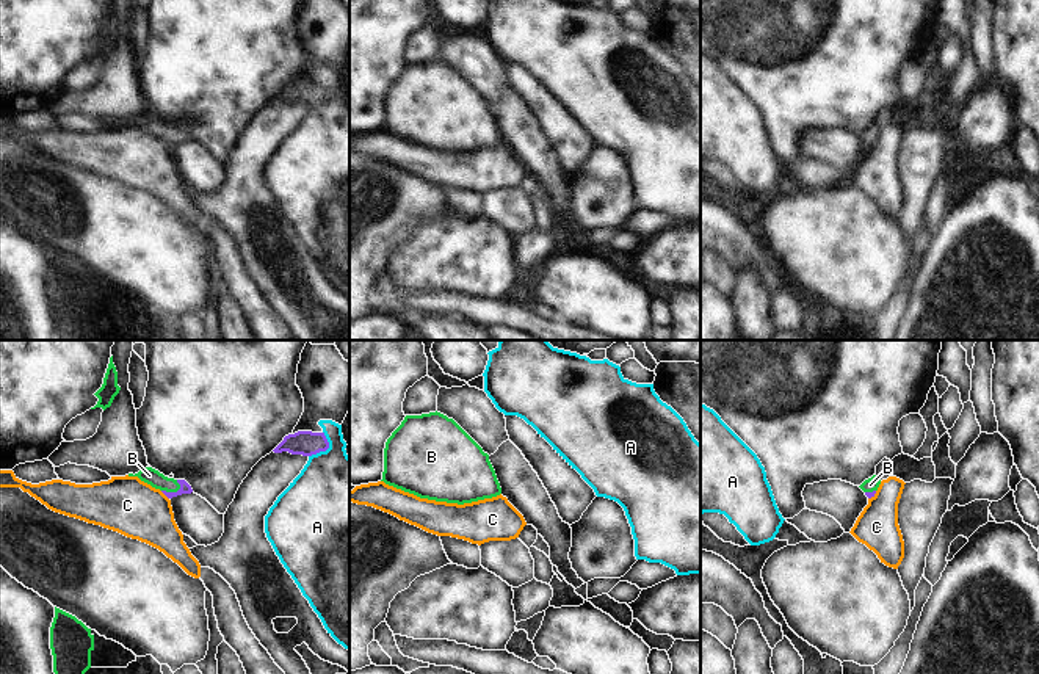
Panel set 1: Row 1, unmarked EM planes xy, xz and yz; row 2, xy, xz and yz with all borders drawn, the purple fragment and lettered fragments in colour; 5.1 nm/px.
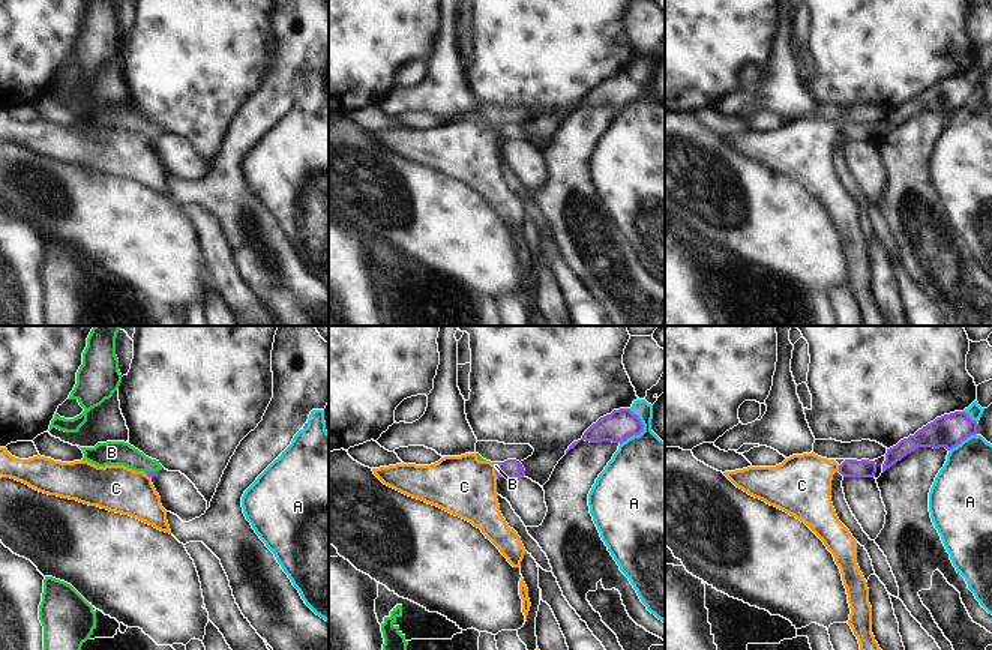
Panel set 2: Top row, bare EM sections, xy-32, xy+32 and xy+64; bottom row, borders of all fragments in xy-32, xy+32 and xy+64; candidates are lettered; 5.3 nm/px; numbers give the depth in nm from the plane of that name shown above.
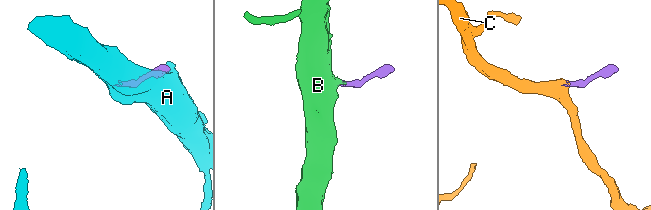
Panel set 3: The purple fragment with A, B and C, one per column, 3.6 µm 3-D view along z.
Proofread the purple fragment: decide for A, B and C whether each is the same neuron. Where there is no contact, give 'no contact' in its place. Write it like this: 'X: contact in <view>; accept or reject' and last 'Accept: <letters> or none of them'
A: contact in xy; reject
B: contact in xy; accept
C: contact in xy; reject
Accept: B

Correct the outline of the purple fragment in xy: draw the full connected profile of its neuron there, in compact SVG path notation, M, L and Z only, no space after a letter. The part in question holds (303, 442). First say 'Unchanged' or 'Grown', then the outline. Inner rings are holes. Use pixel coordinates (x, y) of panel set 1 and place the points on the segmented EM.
Unchanged. M298 431L295 434L285 436L284 440L273 451L288 451L291 455L312 456L320 451L326 451L328 448L329 442L324 433Z

